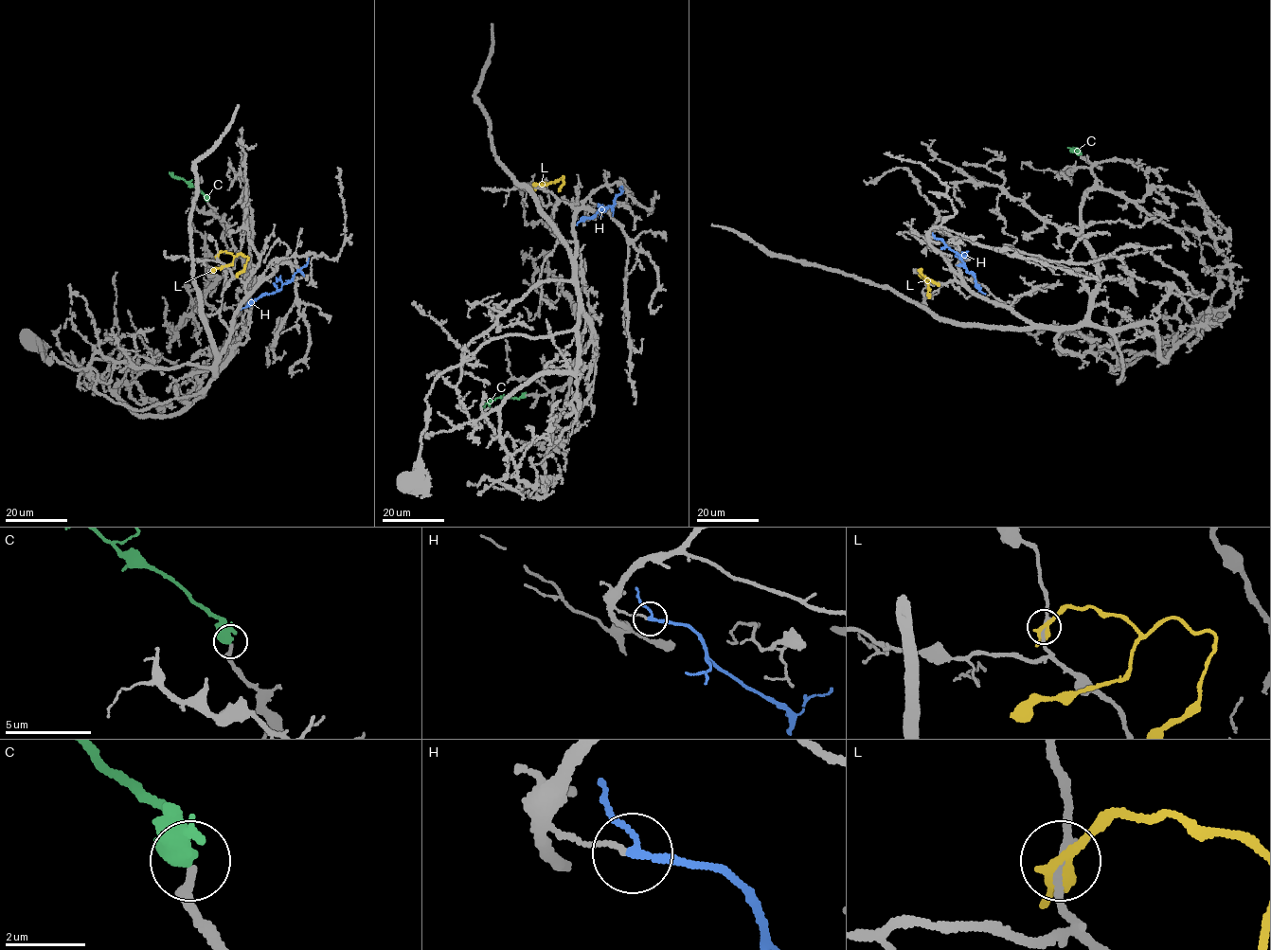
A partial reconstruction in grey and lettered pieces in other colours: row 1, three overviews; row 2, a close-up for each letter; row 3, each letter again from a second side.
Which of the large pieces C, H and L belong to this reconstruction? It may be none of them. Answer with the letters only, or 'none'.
C

